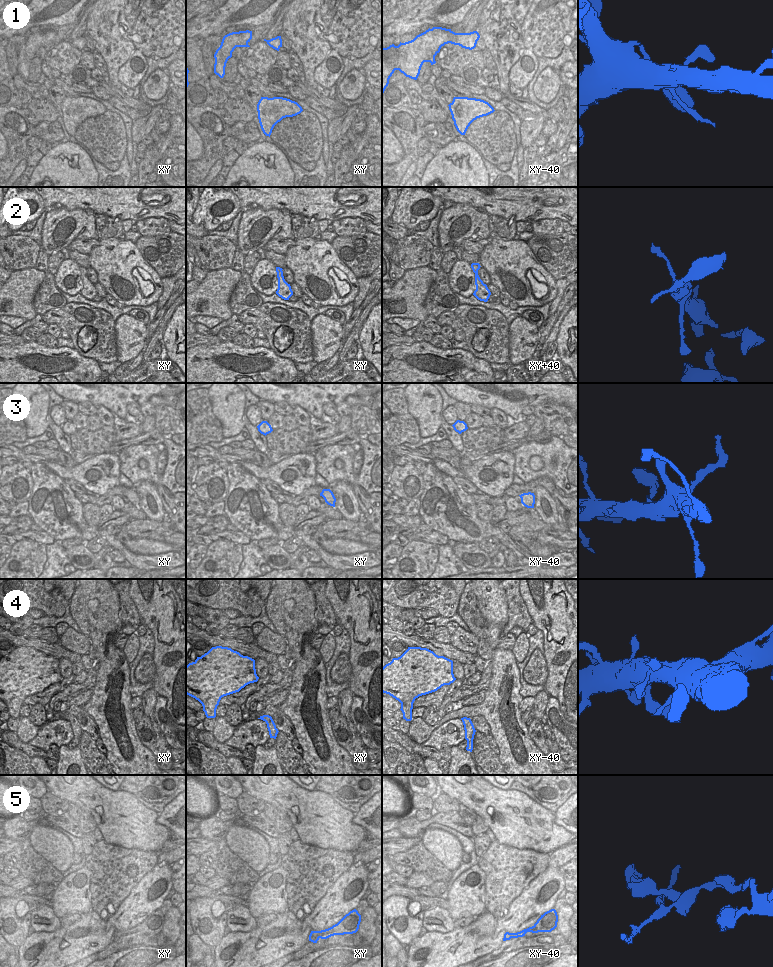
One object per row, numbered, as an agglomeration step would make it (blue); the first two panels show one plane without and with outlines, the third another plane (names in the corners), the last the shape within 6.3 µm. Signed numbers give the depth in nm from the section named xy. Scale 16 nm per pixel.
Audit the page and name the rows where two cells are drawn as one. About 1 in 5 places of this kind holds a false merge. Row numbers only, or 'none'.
3, 5

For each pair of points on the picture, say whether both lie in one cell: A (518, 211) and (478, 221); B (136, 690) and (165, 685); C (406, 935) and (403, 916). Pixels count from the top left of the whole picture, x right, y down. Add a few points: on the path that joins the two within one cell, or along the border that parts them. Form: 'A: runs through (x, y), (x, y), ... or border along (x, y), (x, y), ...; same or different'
A: border along (486, 212), (488, 215); different
B: border along (152, 680), (153, 687); different
C: runs through (405, 930), (403, 921); same

